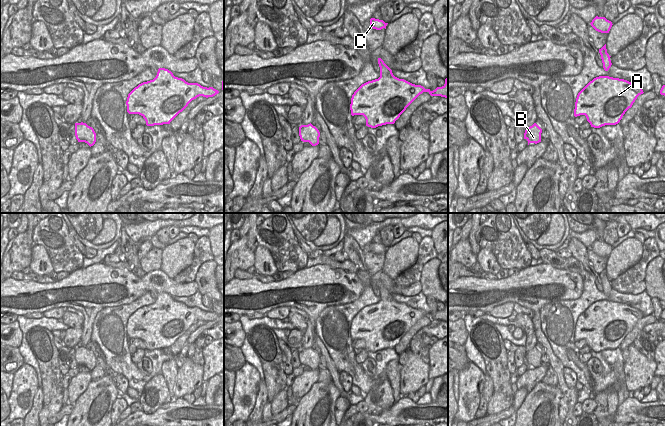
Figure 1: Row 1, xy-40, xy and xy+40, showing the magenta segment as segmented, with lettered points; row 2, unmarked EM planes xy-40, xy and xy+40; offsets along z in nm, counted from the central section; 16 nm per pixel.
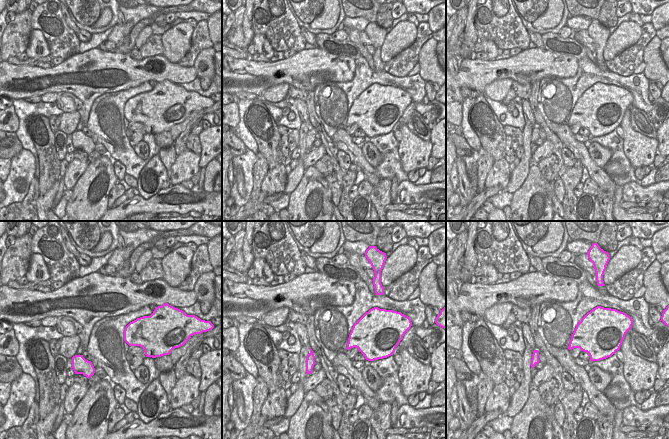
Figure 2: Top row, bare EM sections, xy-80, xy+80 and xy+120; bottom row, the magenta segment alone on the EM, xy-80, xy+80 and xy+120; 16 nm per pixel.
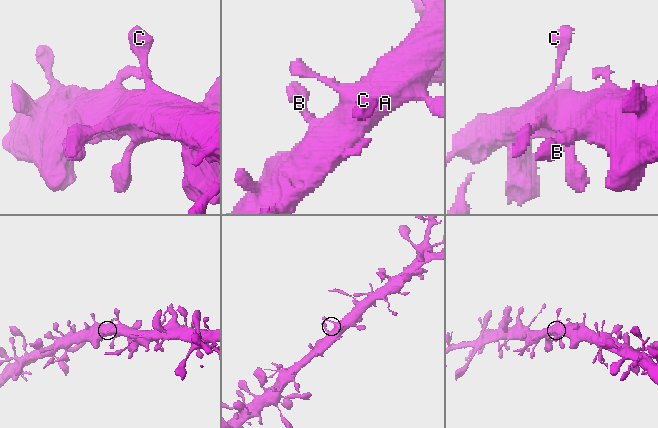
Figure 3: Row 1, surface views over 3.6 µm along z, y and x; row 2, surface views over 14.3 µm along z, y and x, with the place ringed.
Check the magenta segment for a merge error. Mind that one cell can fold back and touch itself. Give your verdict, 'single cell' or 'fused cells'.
single cell

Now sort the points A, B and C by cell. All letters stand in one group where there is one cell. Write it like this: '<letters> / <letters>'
A B C

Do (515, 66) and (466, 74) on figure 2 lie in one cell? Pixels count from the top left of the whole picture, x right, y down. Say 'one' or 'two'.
one

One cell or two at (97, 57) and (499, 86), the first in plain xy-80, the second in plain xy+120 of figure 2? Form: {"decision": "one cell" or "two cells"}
{"decision": "two cells"}

